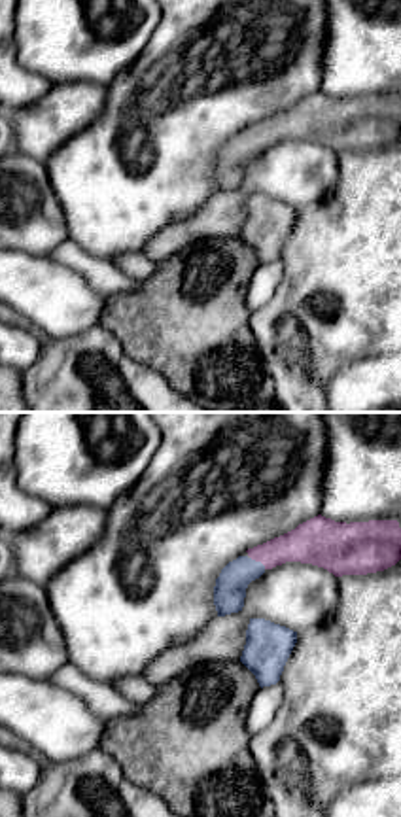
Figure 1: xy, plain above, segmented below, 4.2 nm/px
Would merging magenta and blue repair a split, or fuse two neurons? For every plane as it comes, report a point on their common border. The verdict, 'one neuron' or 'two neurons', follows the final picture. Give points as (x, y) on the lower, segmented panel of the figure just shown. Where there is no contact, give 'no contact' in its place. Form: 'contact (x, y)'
contact (258, 560)

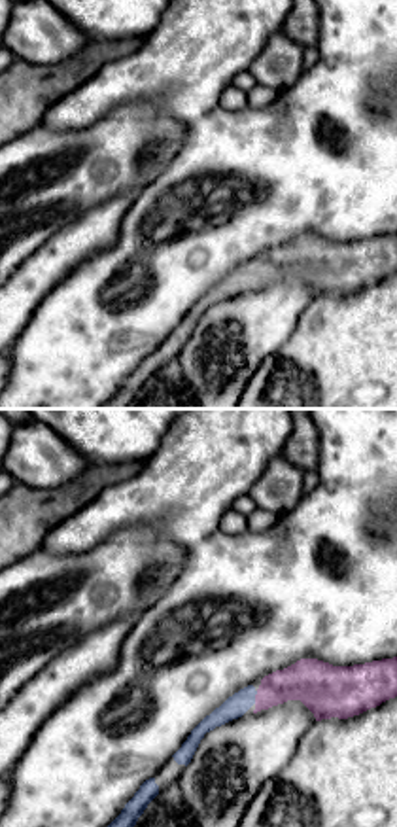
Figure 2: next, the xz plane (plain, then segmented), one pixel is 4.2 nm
contact (256, 697)

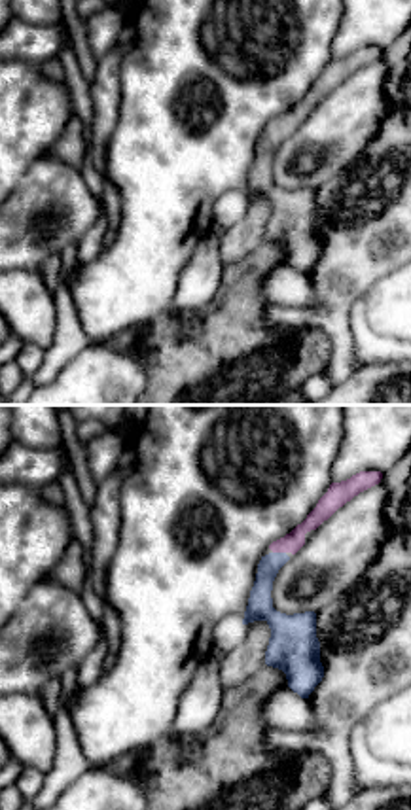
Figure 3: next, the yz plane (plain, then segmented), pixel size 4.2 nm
contact (279, 551)

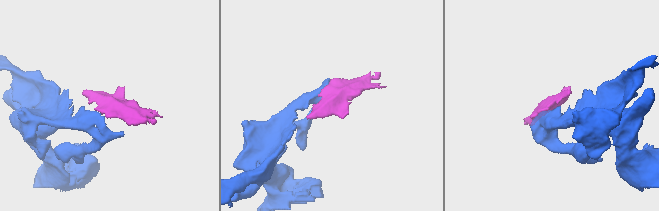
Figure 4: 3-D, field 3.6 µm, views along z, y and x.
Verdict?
one neuron

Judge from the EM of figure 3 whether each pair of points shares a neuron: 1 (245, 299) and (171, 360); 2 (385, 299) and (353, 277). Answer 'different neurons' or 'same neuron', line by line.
1: same neuron
2: different neurons

